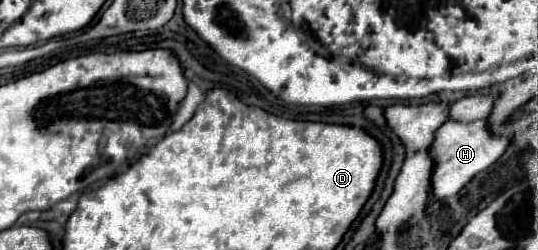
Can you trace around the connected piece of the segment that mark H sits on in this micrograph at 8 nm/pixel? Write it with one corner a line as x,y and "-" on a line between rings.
480,119
480,121
474,121
474,123
456,123
456,121
444,123
436,131
434,141
428,147
430,157
434,161
432,175
430,175
428,203
456,195
474,175
488,169
506,151
506,147
508,147
508,139
494,137
486,129
486,119

